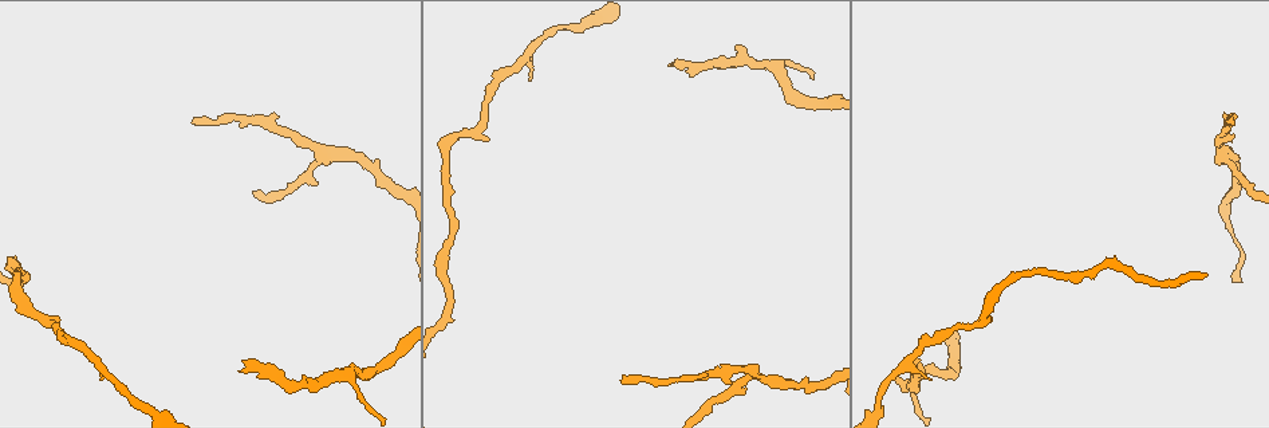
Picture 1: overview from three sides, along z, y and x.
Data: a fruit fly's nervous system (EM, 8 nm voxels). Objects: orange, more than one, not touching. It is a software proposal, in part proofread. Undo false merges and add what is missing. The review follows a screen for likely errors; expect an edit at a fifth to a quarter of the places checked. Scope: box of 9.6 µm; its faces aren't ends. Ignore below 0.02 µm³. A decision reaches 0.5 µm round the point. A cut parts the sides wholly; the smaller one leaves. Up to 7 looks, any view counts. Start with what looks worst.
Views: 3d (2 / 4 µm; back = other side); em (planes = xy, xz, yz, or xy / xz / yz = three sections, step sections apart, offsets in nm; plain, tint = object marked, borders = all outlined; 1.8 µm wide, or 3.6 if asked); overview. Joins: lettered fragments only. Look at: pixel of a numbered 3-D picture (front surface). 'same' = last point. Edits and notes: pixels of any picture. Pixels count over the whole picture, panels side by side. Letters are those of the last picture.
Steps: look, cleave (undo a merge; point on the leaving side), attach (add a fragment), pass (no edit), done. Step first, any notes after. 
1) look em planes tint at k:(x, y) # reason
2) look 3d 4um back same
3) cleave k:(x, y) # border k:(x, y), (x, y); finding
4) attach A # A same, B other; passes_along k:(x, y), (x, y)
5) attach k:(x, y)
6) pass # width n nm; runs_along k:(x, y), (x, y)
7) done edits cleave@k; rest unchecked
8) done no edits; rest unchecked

look em planes plain at 1:(670, 66) # end of a long branch

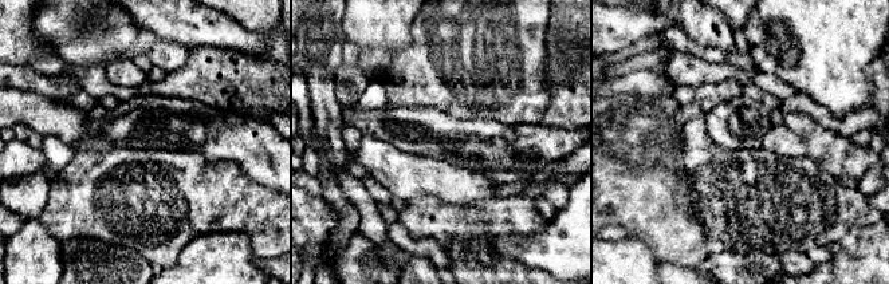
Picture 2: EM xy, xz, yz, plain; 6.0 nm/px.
look em planes borders same

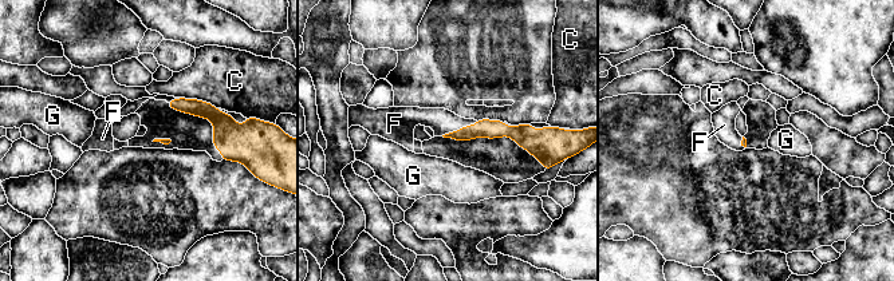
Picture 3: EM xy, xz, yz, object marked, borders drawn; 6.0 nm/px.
attach F # C other, F same, G other; passes_along 3:(483, 129), (459, 130), (441, 121); the neuron continues

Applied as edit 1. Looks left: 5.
look em planes tint at 1:(1232, 119) # free end

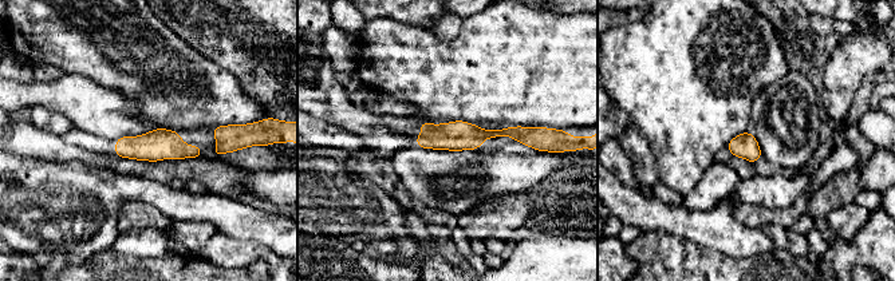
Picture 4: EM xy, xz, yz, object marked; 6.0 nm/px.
look em planes borders same # what lies round it

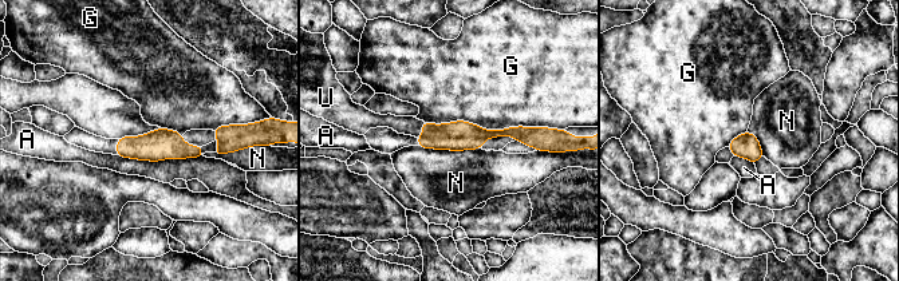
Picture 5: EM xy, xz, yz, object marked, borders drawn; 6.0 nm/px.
attach U # longest_contact G 700 nm; A other, G other, N other, U same; it goes on there

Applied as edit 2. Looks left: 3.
done edits attach@3, attach@5; rest unchecked

